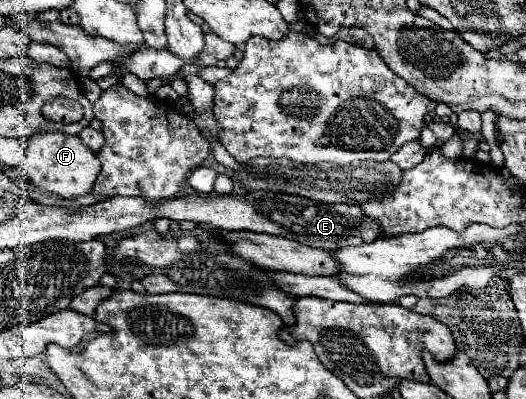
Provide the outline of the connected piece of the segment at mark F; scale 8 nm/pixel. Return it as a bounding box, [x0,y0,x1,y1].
[20,131,100,197]

